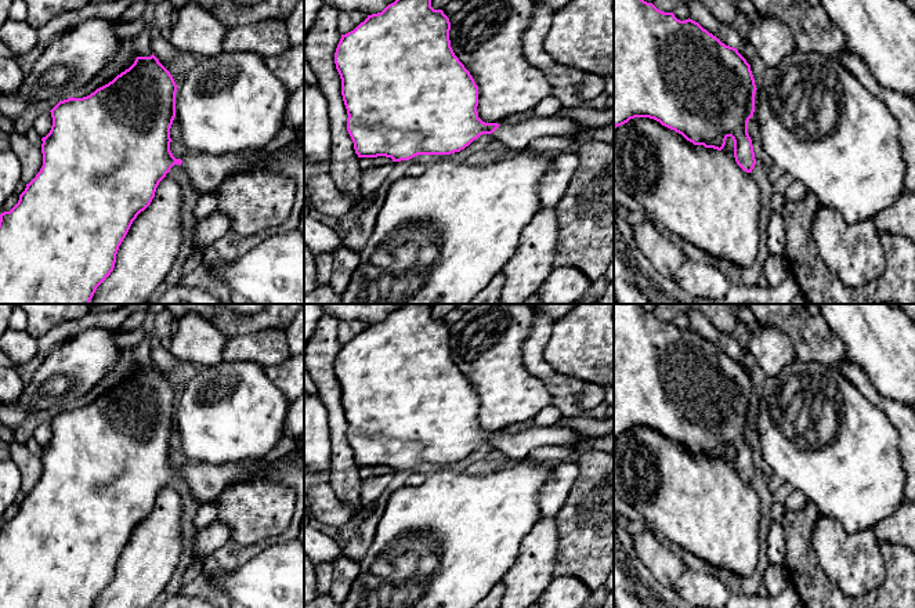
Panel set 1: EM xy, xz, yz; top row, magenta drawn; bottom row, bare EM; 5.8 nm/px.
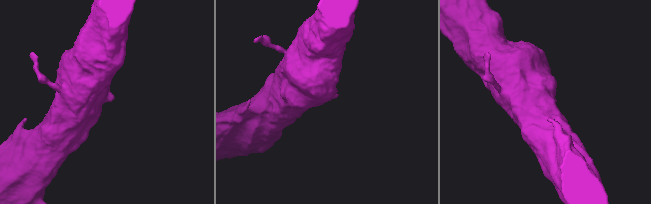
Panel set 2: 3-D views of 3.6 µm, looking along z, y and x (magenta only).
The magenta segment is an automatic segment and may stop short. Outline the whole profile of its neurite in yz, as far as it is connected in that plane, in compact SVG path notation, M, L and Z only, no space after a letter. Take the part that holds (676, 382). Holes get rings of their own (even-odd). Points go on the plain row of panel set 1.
M614 304L614 438L634 427L650 427L681 444L694 455L721 460L728 446L734 450L734 467L746 482L756 468L748 431L755 421L755 388L751 374L737 358L726 355L692 329L680 330L663 322L641 304Z

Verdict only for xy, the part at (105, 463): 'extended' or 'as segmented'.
extended

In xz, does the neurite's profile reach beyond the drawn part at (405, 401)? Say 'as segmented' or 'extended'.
extended

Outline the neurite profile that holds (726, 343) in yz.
M691 310L687 316L688 327L698 332L726 355L738 358L744 352L742 345L731 334L719 332L701 312Z

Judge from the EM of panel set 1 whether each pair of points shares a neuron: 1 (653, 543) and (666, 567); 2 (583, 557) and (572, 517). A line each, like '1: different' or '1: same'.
1: same
2: same

